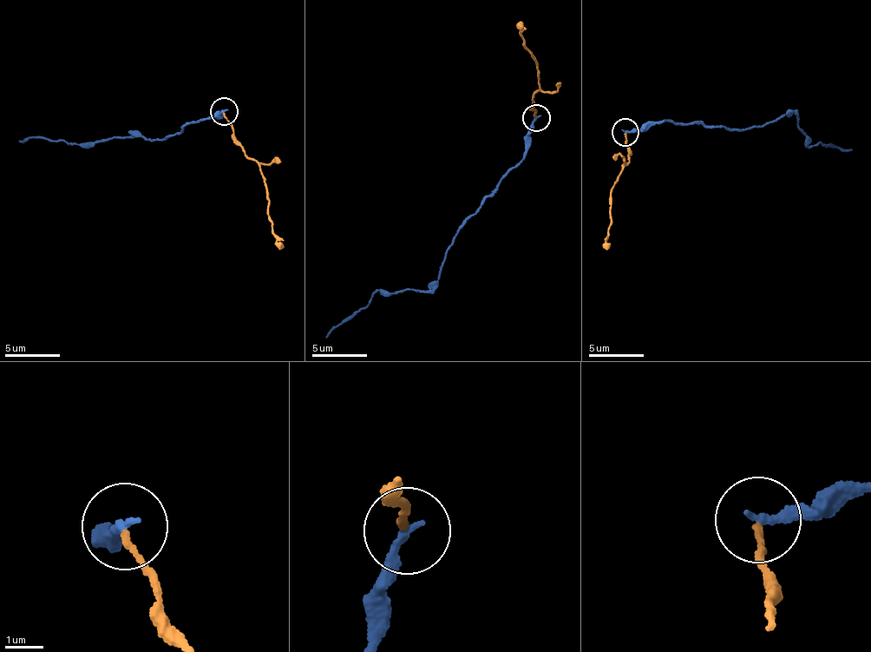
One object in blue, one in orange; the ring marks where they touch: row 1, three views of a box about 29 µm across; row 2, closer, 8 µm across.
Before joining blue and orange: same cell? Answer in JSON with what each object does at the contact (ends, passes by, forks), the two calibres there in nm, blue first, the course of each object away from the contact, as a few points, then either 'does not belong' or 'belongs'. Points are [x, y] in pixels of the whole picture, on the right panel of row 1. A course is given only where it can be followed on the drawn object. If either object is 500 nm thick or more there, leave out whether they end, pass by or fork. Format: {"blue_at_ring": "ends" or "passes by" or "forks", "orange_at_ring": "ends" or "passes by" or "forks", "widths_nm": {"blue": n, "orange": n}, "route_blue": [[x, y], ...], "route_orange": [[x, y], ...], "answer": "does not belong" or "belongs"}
{"blue_at_ring": "ends", "orange_at_ring": "ends", "widths_nm": {"blue": 220, "orange": 150}, "route_blue": [[625, 132], [665, 118], [675, 126], [695, 123], [733, 132], [795, 115], [808, 148], [821, 143], [852, 148]], "route_orange": [[625, 132], [630, 160], [610, 190], [612, 226], [607, 250]], "answer": "does not belong"}

